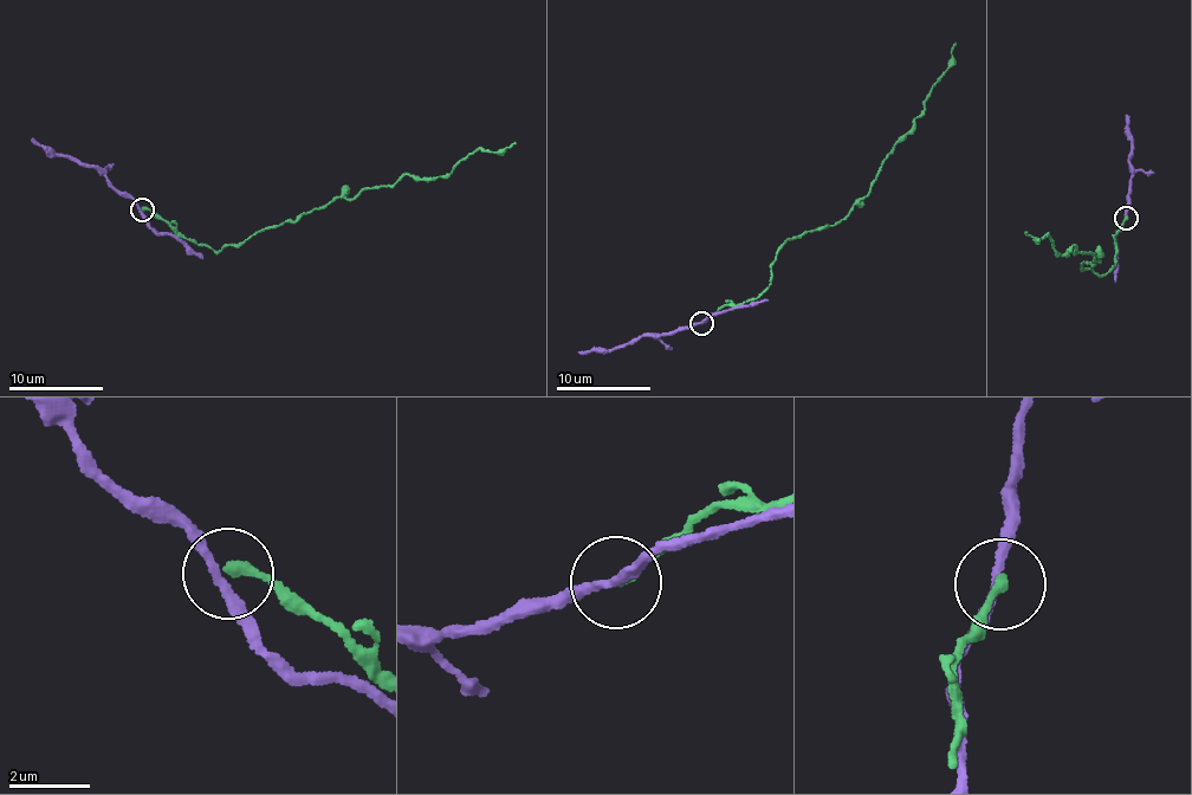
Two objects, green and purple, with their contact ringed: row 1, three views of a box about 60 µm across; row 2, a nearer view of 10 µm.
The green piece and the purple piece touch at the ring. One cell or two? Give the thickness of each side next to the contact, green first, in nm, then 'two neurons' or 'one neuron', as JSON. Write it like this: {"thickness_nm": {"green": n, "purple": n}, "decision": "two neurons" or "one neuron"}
{"thickness_nm": {"green": 280, "purple": 220}, "decision": "two neurons"}

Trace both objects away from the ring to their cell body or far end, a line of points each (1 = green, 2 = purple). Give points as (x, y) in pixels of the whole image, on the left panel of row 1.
1: (143, 209), (154, 211), (198, 245), (216, 252), (408, 174), (433, 180), (478, 149), (498, 153), (514, 143)
2: (141, 211), (96, 168), (59, 154), (51, 155), (32, 139)

